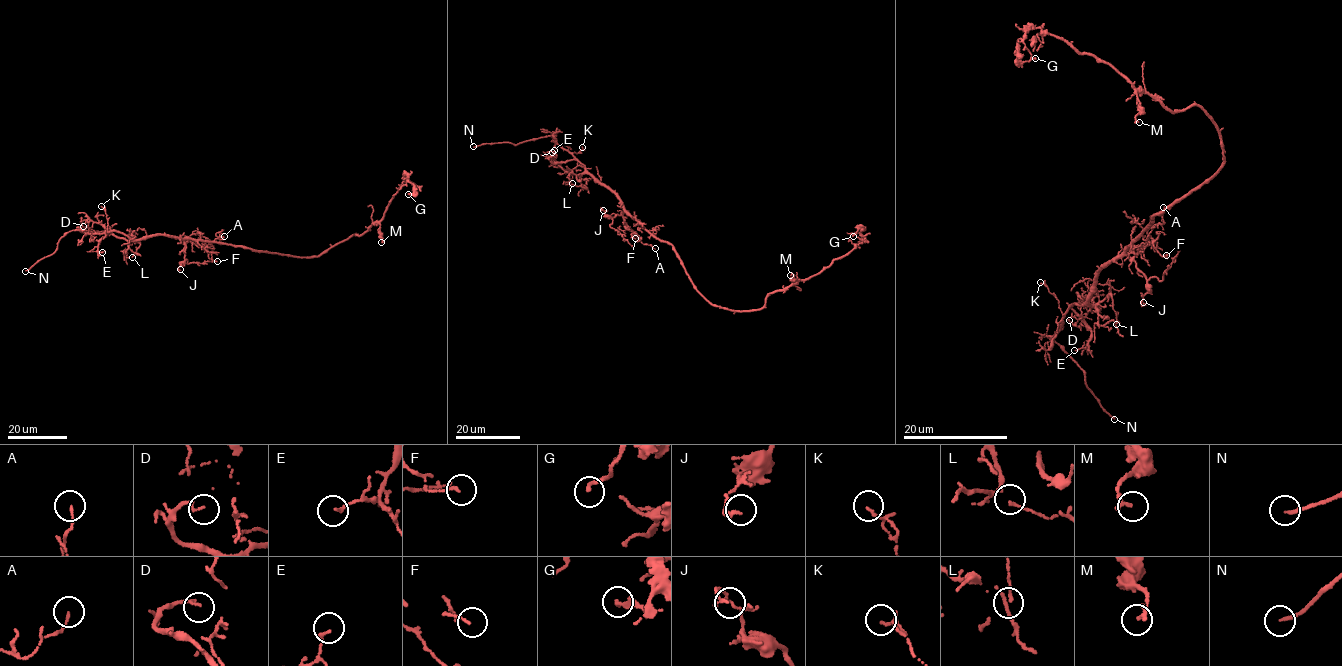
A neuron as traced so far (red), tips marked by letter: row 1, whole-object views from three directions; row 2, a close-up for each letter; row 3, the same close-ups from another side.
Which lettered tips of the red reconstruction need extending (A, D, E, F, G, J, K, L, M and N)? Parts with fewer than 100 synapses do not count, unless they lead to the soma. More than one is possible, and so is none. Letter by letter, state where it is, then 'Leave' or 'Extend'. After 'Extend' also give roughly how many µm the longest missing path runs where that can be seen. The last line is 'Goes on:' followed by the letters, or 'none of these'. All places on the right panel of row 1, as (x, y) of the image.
A: Place: (1163, 207). Leave
D: Place: (1069, 320). Leave
E: Place: (1074, 350). Leave
F: Place: (1166, 255). Leave
G: Place: (1035, 58). Leave
J: Place: (1143, 302). Leave
K: Place: (1040, 282). Leave
L: Place: (1116, 324). Leave
M: Place: (1139, 122). Leave
N: Place: (1114, 419). Extend. Missing length about 30 µm
Goes on: N

